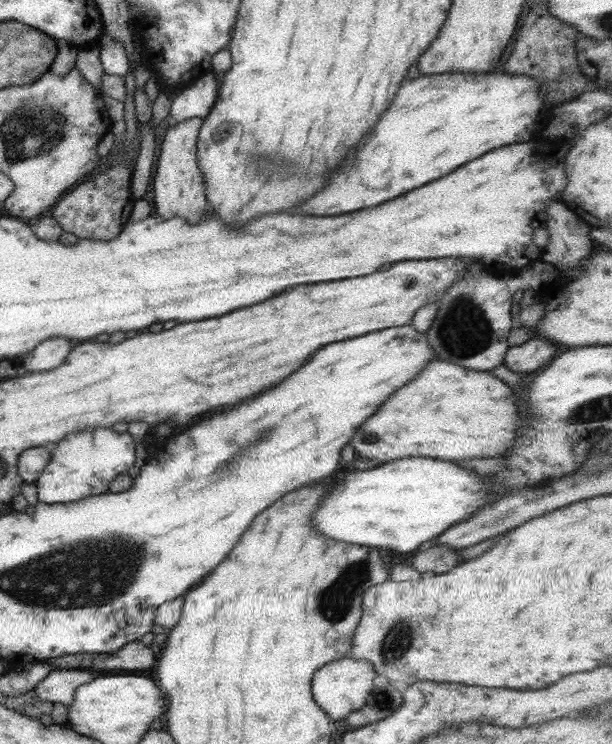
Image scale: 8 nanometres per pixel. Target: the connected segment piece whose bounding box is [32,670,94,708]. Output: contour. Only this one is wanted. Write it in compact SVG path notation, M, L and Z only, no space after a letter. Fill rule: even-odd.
M51 670L33 688L36 700L71 706L75 689L93 680L91 674L81 670Z

